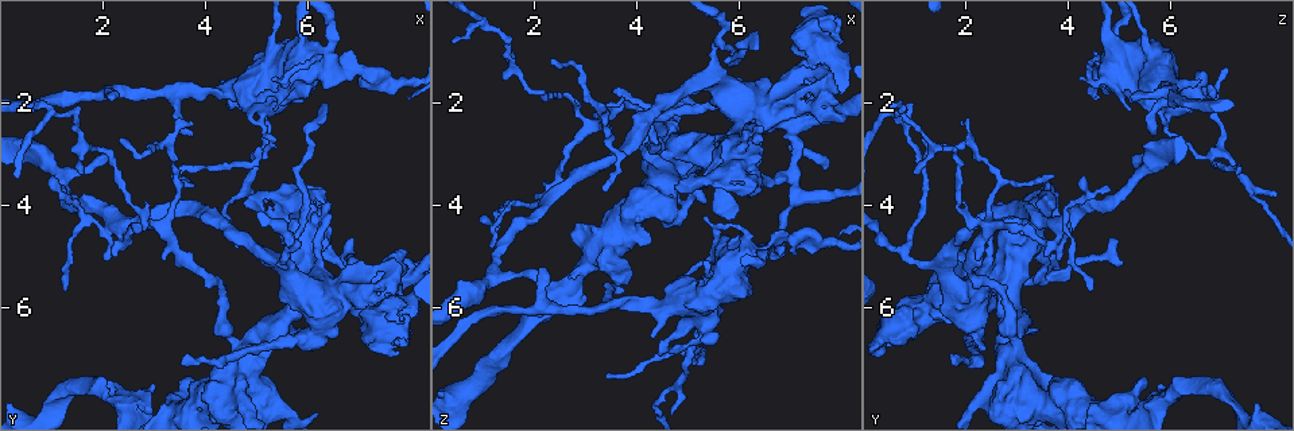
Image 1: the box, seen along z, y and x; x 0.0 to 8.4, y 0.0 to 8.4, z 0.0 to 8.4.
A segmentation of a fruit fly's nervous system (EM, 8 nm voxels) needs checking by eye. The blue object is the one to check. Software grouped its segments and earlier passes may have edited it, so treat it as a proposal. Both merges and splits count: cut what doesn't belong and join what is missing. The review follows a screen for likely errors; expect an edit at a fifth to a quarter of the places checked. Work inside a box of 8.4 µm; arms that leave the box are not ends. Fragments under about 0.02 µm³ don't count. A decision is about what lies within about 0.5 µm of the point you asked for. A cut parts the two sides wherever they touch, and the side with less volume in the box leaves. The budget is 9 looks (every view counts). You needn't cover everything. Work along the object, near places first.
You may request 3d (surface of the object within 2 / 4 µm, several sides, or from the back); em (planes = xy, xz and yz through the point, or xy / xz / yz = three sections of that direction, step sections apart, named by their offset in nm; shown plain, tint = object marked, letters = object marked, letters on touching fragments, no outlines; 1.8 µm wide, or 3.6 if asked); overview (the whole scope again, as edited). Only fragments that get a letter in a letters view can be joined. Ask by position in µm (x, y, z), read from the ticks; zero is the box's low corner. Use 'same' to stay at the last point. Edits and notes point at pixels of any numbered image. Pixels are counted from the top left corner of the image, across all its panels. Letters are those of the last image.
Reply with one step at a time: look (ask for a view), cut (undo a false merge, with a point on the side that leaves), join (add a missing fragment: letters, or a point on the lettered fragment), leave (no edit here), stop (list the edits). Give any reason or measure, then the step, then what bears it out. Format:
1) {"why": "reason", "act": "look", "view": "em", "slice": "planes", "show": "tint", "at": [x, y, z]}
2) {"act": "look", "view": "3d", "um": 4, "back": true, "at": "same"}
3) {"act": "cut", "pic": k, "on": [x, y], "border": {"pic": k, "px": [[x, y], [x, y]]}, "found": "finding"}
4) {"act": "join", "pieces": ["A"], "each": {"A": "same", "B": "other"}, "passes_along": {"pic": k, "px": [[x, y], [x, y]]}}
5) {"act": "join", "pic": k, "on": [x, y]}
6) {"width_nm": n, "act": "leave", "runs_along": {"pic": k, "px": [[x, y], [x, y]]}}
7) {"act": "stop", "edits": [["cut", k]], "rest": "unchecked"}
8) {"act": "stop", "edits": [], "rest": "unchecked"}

{"why": "sharp bend", "act": "look", "view": "em", "slice": "planes", "show": "tint", "at": [5.35, 2.00, 6.40]}

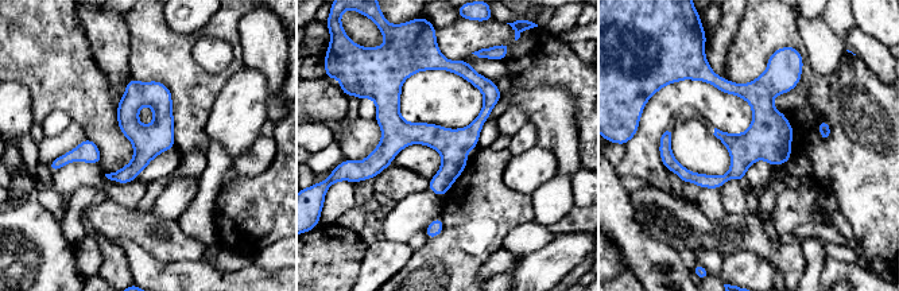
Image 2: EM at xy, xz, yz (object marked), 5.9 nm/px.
{"act": "look", "view": "em", "slice": "planes", "show": "letters", "at": "same"}

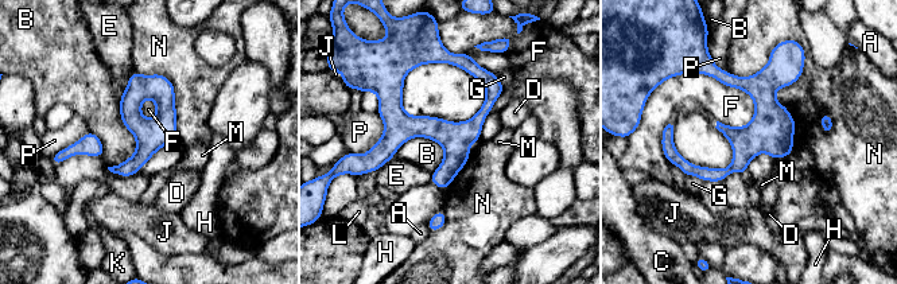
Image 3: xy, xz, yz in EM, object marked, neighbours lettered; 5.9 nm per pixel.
{"act": "leave", "each": {"A": "other", "B": "other", "C": "other", "D": "other", "E": "other", "F": "other", "G": "other", "H": "other", "J": "other", "K": "other", "L": "other", "M": "other", "N": "other", "P": "other"}, "border": {"pic": 3, "px": [[119, 96], [135, 151], [107, 167]]}, "found": "continuous, no second neuron"}

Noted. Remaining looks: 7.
{"why": "stops while still wide", "act": "look", "view": "3d", "um": 4, "at": [5.85, 1.30, 4.35]}

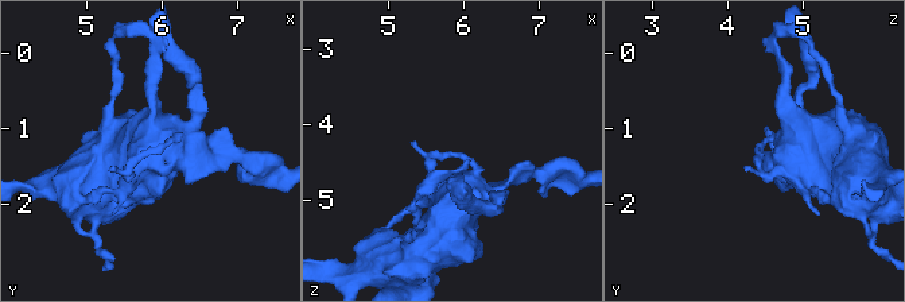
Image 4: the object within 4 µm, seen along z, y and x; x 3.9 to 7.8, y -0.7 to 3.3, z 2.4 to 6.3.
{"why": "shape alone is not enough", "act": "look", "view": "em", "um": 3.6, "slice": "planes", "show": "letters", "at": [5.85, 1.30, 4.35]}

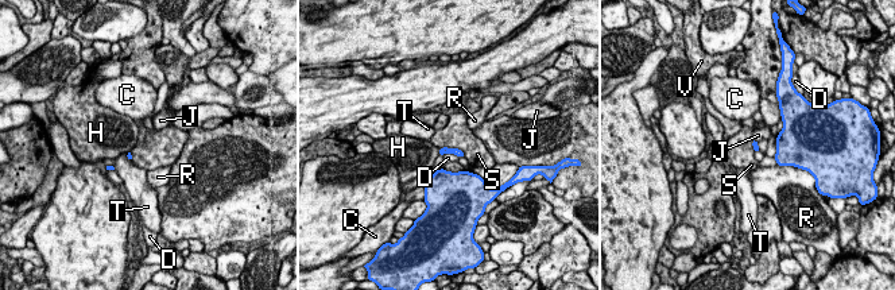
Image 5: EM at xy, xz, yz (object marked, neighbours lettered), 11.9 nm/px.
{"longest_contact_nm": ["S", 340], "act": "leave", "each": {"C": "other", "D": "other", "H": "other", "J": "other", "R": "other", "S": "other", "T": "other", "V": "other"}, "runs_along": {"pic": 5, "px": [[440, 151], [457, 151], [463, 155]]}, "found": "no lettered fragment goes on from it"}

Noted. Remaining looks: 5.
{"why": "three-way junction", "act": "look", "view": "em", "slice": "planes", "show": "letters", "at": [3.15, 4.45, 2.45]}

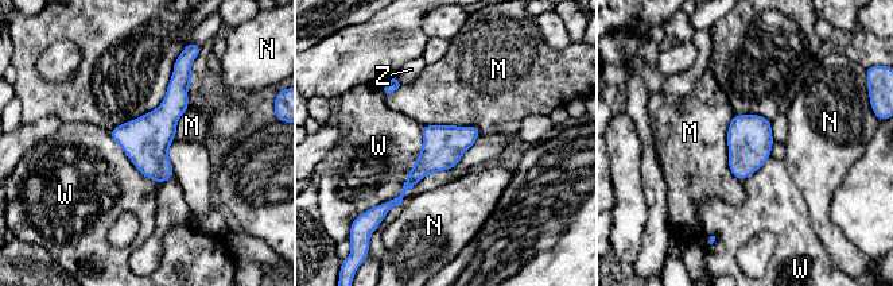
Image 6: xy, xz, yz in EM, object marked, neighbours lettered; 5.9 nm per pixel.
{"width_nm": 260, "longest_contact_nm": ["W", 550], "act": "leave", "each": {"M": "other", "N": "other", "W": "other", "Z": "other"}, "found": "all the same neuron"}

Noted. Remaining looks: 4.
{"why": "long arm stops here", "act": "look", "view": "3d", "um": 2, "back": true, "at": [3.65, 6.90, 1.70]}

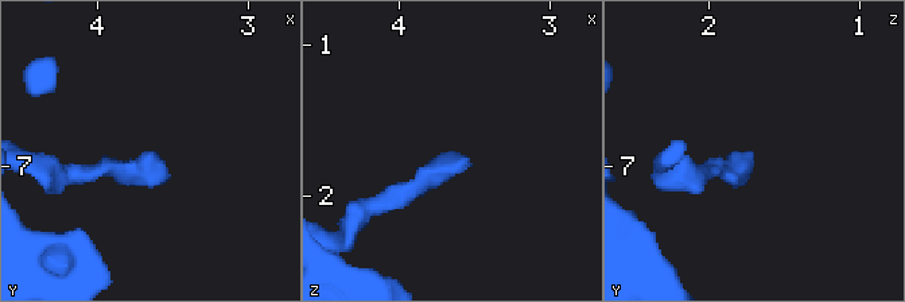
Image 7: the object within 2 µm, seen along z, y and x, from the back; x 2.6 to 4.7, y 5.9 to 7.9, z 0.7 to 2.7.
{"why": "need the tissue", "act": "look", "view": "em", "um": 3.6, "slice": "planes", "show": "plain", "at": [3.64, 6.96, 1.72]}

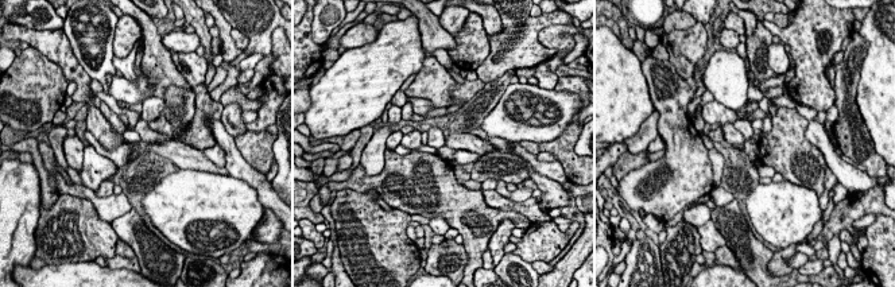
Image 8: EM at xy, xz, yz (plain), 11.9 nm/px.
{"why": "see the neighbours", "act": "look", "view": "em", "um": 3.6, "slice": "planes", "show": "letters", "at": "same"}

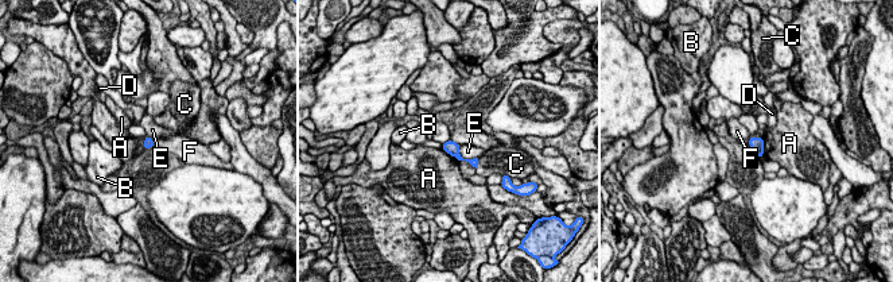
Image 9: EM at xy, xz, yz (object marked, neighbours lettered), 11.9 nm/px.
{"act": "leave", "each": {"A": "other", "B": "other", "C": "other", "D": "other", "E": "other", "F": "other"}, "border": {"pic": 9, "px": [[450, 139], [458, 145]]}, "found": "none of them fits"}

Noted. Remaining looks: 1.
{"act": "stop", "edits": [], "rest": "unchecked"}

